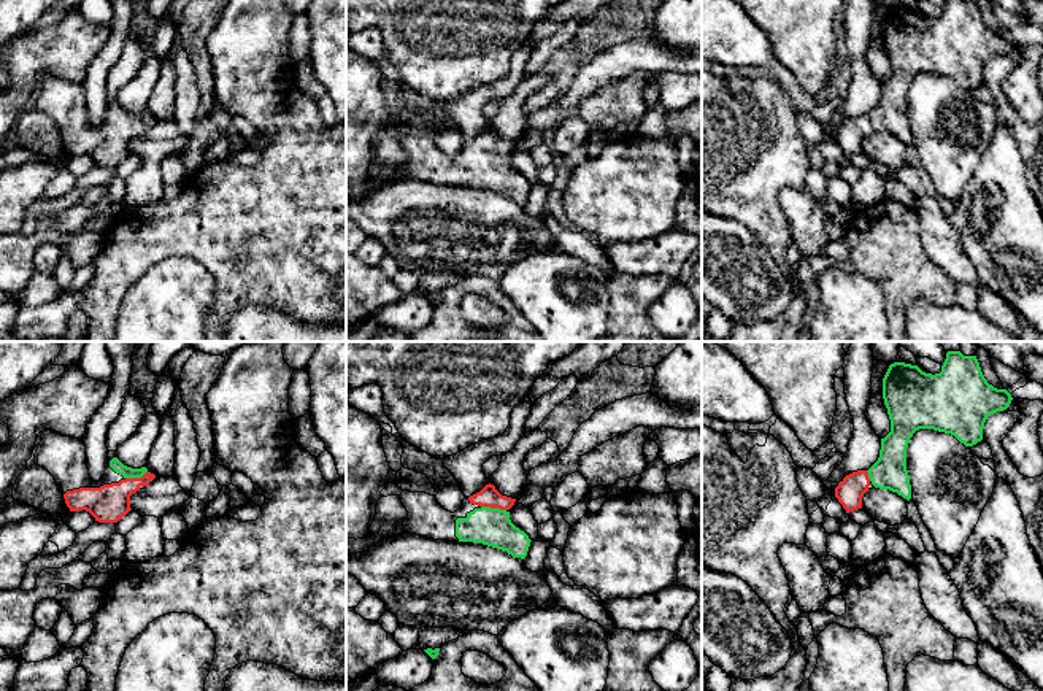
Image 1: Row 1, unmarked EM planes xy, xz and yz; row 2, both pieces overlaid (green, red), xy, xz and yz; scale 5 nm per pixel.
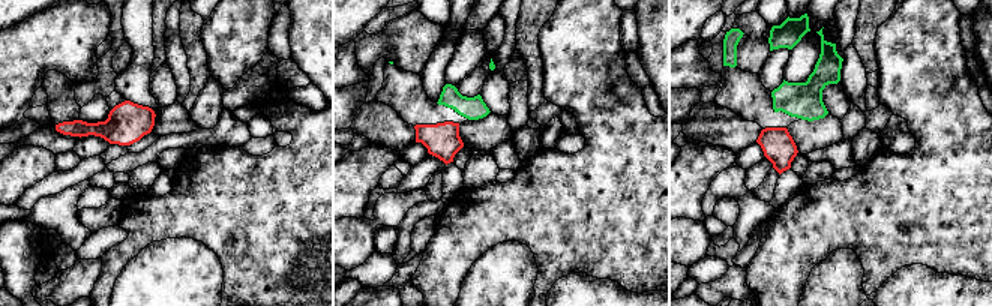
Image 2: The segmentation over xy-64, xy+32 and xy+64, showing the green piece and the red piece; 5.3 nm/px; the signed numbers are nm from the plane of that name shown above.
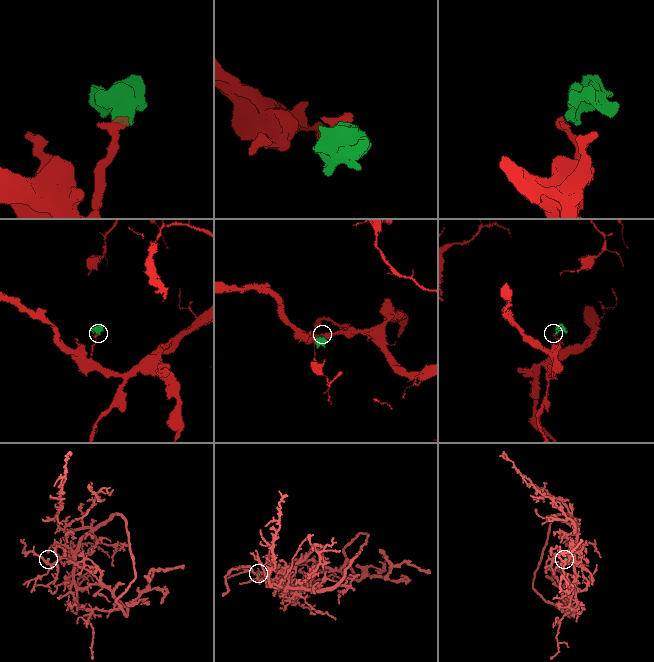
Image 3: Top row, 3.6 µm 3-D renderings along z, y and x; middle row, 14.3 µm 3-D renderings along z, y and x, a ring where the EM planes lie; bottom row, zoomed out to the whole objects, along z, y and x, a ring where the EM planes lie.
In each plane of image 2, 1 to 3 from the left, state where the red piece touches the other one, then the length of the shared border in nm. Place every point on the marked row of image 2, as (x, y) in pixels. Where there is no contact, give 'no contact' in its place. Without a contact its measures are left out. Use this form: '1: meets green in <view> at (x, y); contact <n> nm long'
1: no contact
2: no contact
3: no contact

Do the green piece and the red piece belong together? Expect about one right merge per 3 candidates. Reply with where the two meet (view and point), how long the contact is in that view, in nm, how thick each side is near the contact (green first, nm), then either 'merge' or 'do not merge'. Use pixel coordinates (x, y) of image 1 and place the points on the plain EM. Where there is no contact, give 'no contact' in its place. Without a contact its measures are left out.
xz (494, 153) | 130 nm | 190/100 nm | merge

